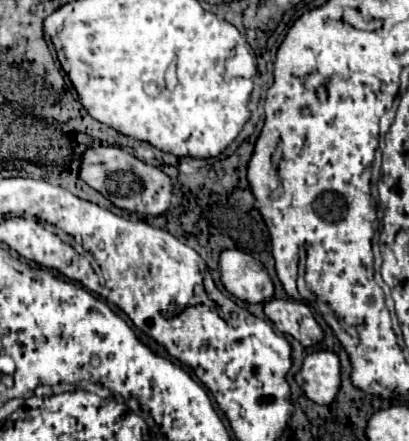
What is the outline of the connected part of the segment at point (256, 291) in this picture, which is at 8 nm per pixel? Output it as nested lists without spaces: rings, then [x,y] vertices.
[[[222,251],[220,271],[224,287],[246,303],[268,303],[274,299],[274,283],[264,265],[242,251]]]

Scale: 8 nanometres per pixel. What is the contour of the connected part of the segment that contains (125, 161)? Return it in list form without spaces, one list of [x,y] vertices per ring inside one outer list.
[[[120,147],[88,149],[82,159],[80,179],[86,181],[92,189],[102,193],[106,199],[110,199],[120,209],[144,213],[144,215],[162,215],[170,209],[170,199],[172,199],[170,177],[162,169],[136,159],[134,155],[126,153]]]

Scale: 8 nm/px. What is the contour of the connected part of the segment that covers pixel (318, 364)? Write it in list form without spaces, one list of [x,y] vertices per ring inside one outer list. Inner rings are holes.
[[[316,351],[304,359],[296,383],[304,389],[306,397],[330,405],[340,391],[340,359],[330,351]]]

